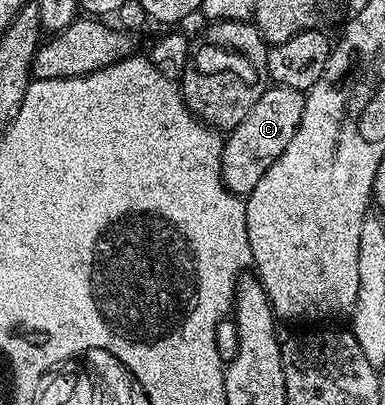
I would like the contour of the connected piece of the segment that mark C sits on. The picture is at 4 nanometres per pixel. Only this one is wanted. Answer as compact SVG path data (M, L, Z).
M270 85L263 97L255 101L255 109L251 109L251 113L247 113L247 117L243 117L243 121L239 121L239 125L228 132L221 149L221 179L231 194L247 197L255 185L259 185L263 173L267 173L283 149L291 145L304 109L305 95L302 92Z

